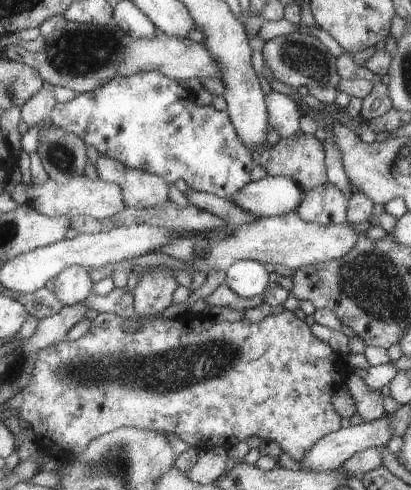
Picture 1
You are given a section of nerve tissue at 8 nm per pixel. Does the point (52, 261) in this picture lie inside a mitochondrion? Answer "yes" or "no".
no

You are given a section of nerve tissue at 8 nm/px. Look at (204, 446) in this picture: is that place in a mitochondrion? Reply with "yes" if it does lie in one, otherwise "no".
no

